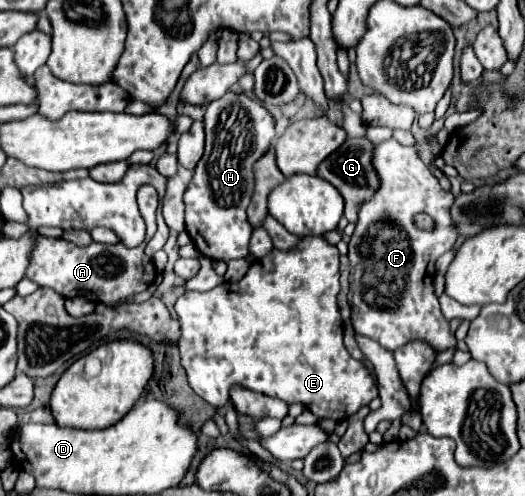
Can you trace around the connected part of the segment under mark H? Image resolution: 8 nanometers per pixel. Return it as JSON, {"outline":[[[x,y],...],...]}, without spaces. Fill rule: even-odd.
{"outline":[[[226,92],[226,96],[208,104],[204,124],[206,124],[206,152],[194,170],[194,178],[192,178],[190,186],[184,192],[186,232],[192,240],[192,244],[198,248],[198,252],[204,254],[206,258],[222,260],[222,262],[228,262],[232,258],[246,258],[250,232],[252,232],[252,226],[246,220],[246,208],[248,208],[252,192],[254,192],[252,168],[254,168],[254,162],[258,160],[258,156],[262,156],[262,152],[266,152],[266,148],[272,146],[272,142],[274,142],[274,136],[276,136],[274,118],[246,94]]]}

